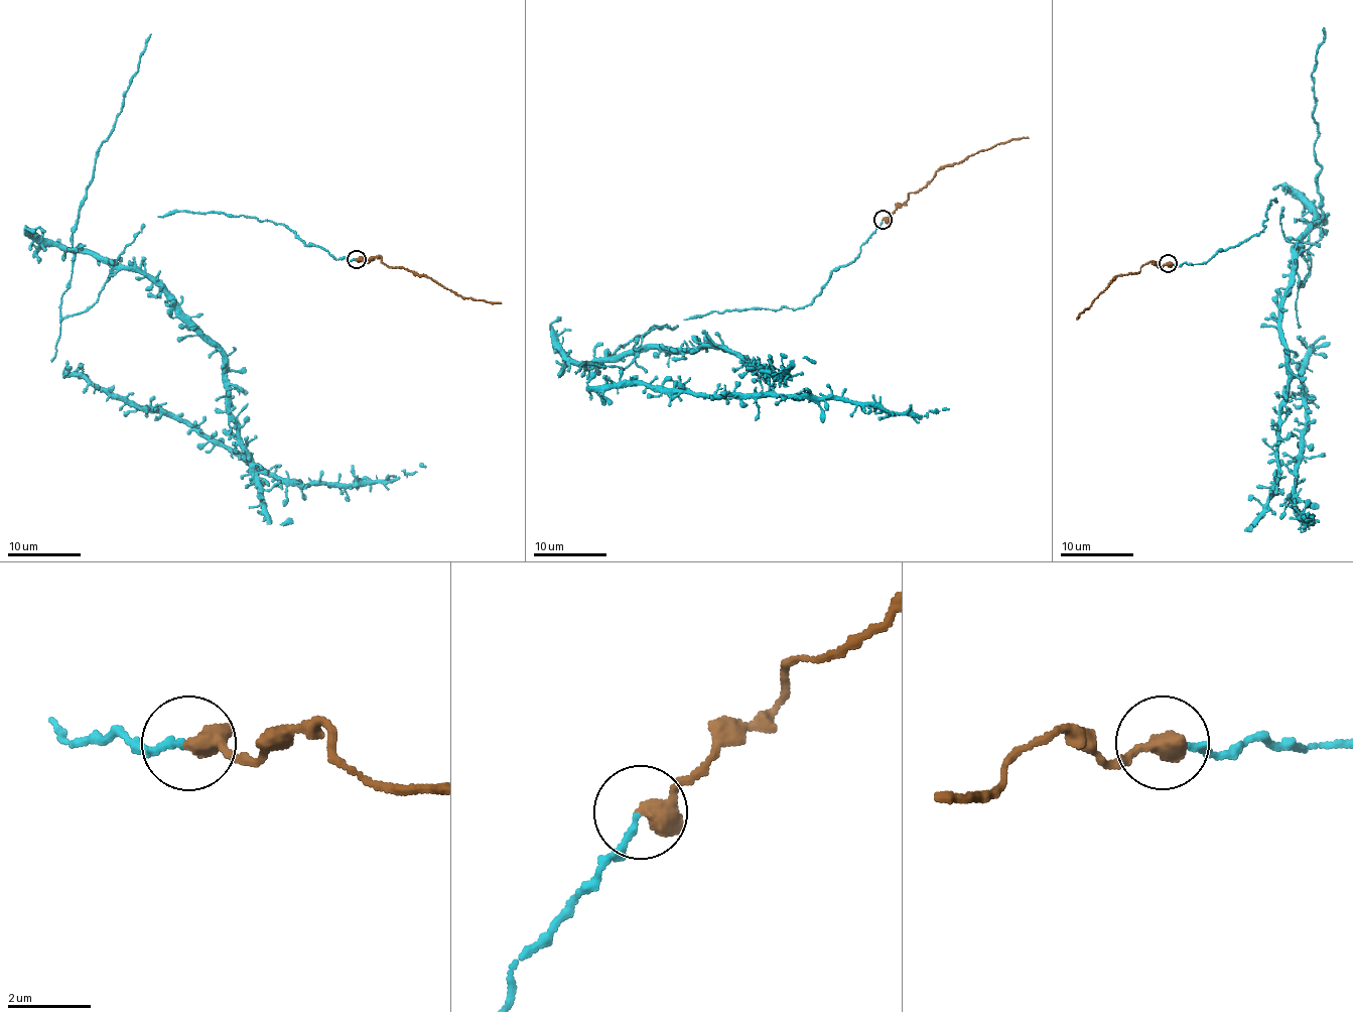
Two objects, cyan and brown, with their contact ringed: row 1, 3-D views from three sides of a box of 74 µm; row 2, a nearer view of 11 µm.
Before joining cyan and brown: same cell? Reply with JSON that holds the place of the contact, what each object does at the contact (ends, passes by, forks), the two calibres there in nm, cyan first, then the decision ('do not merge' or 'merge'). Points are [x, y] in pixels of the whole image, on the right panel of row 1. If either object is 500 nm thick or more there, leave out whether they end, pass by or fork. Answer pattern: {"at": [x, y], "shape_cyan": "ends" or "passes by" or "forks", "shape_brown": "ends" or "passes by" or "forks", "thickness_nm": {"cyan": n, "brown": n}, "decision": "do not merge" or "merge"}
{"at": [1168, 263], "thickness_nm": {"cyan": 140, "brown": 500}, "decision": "merge"}

